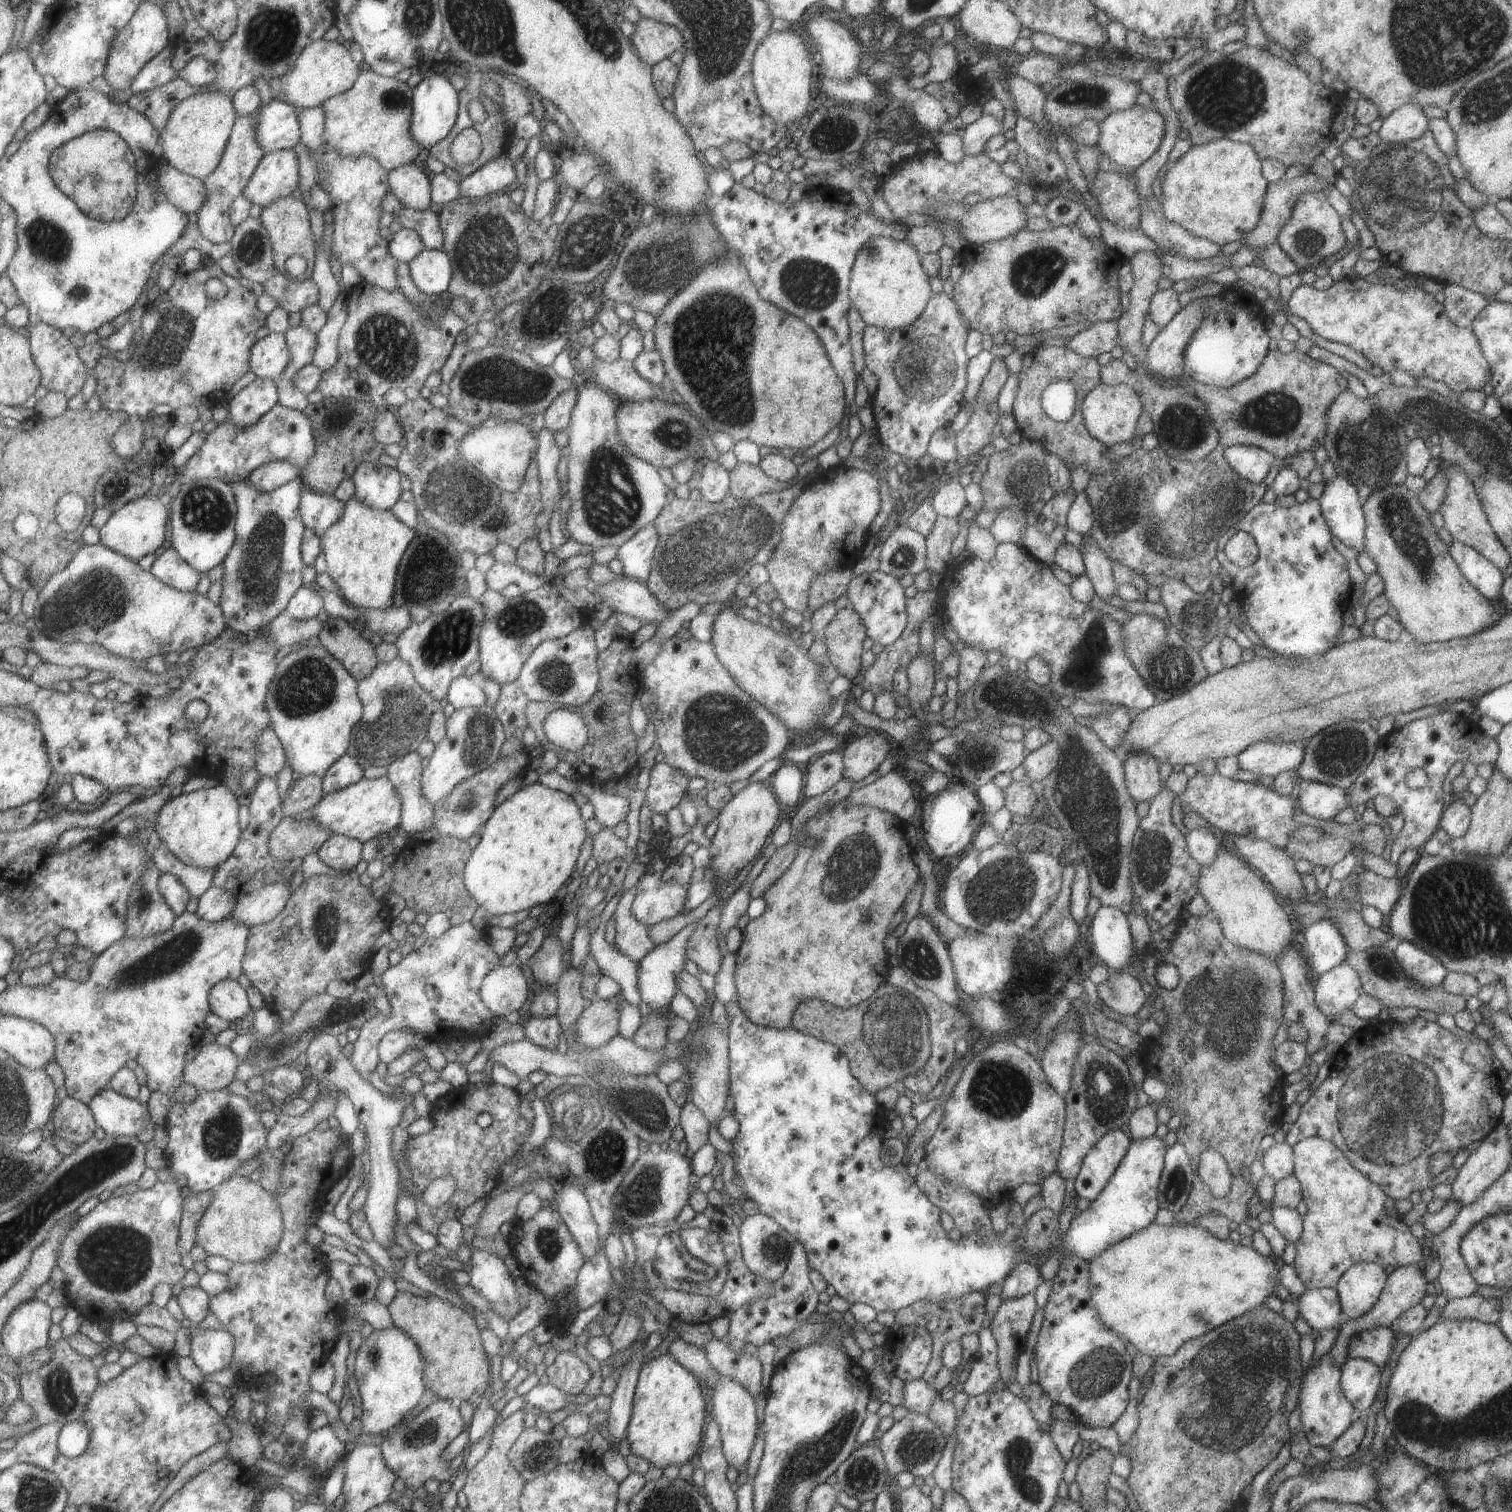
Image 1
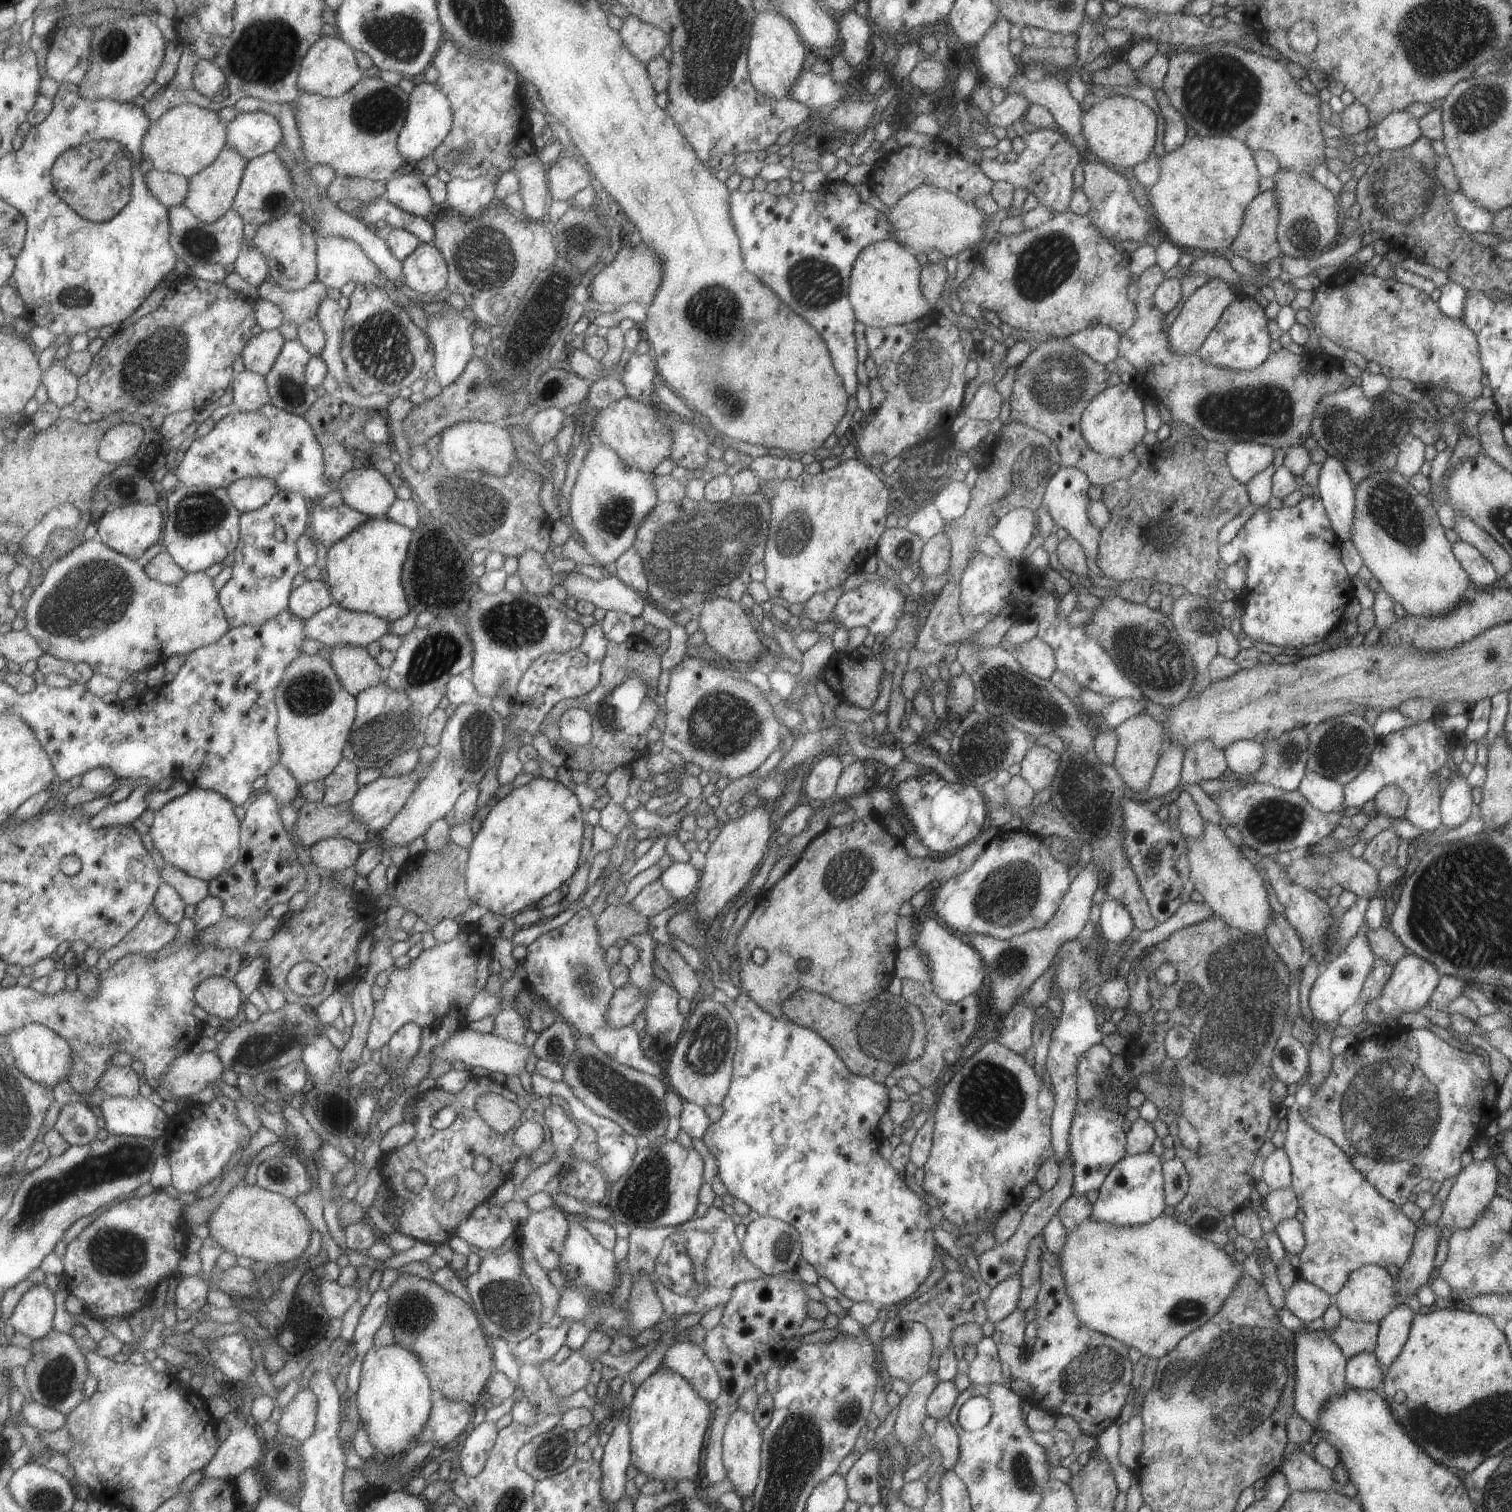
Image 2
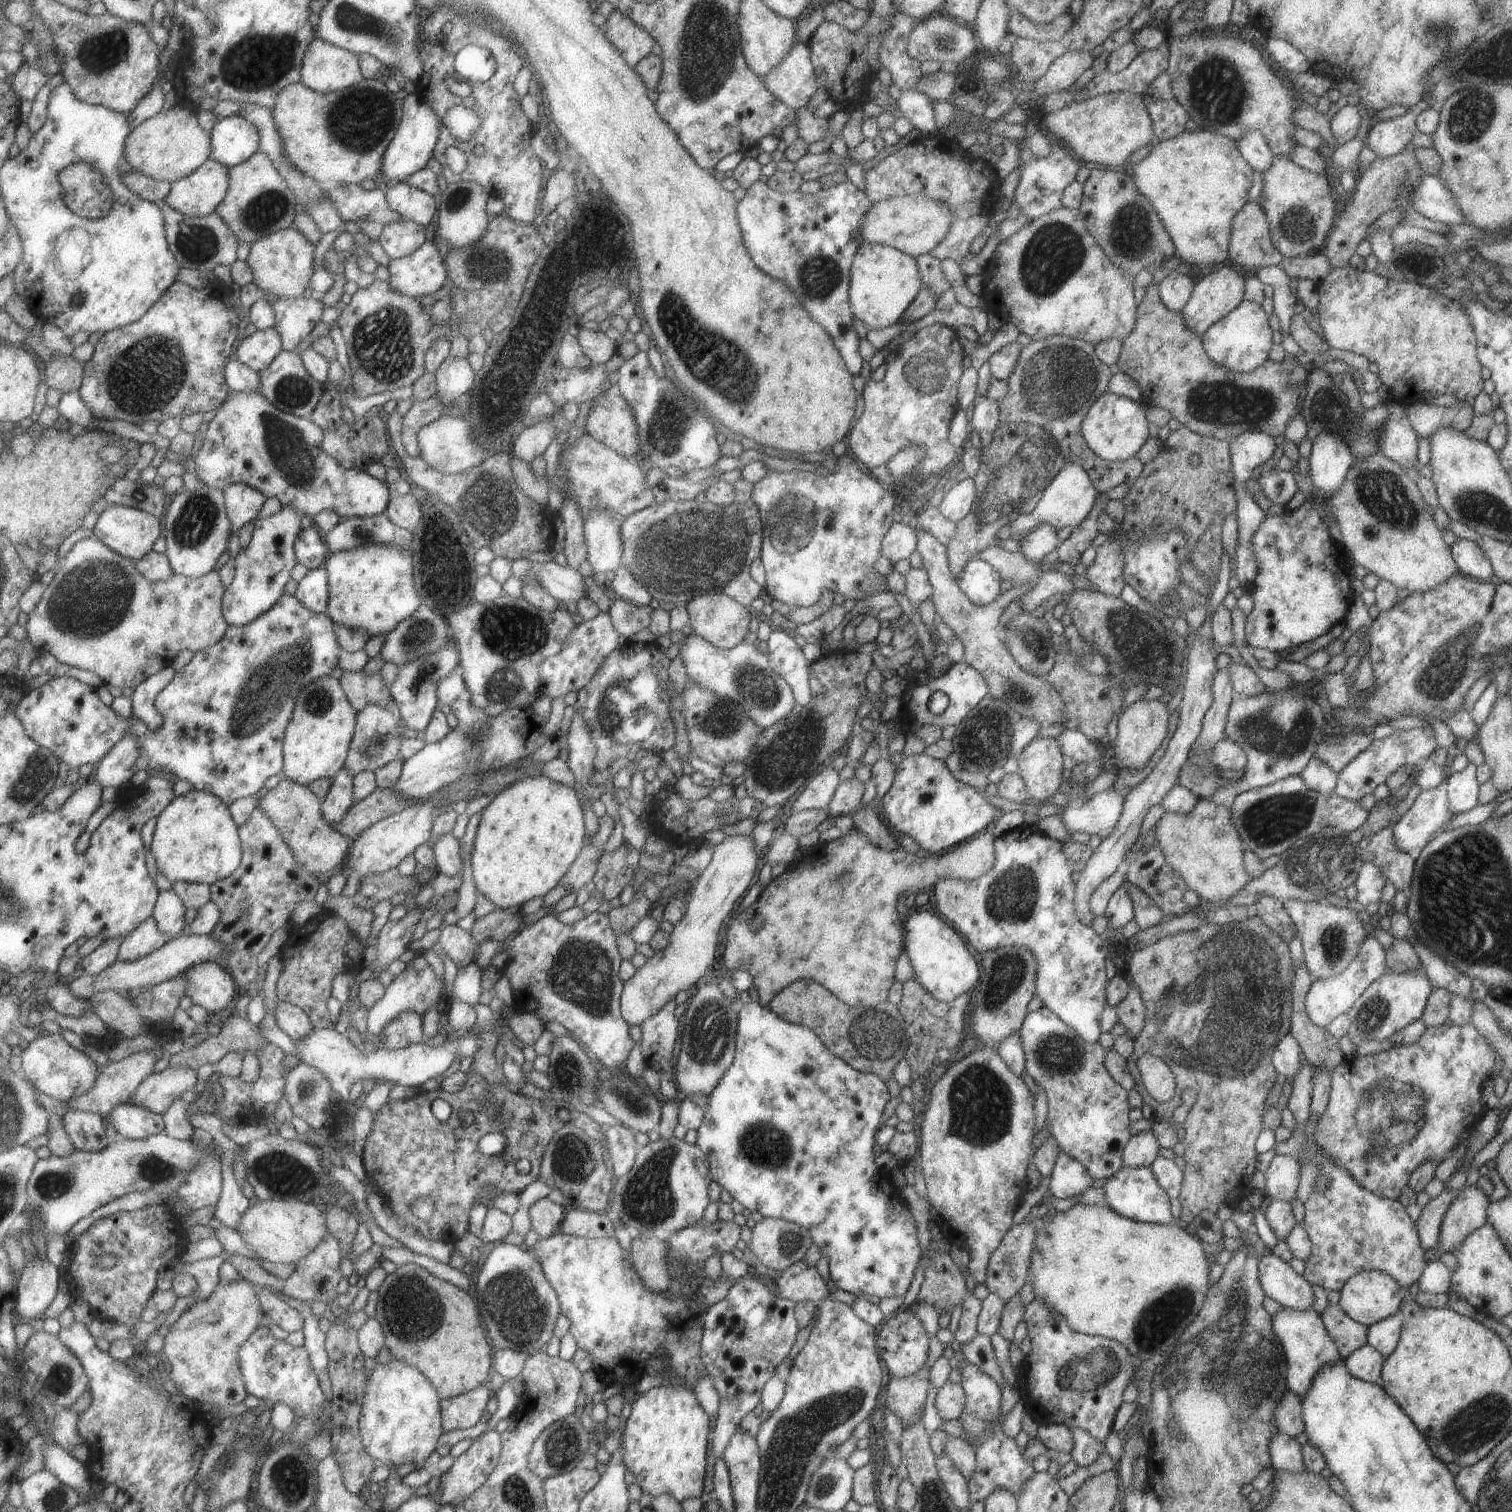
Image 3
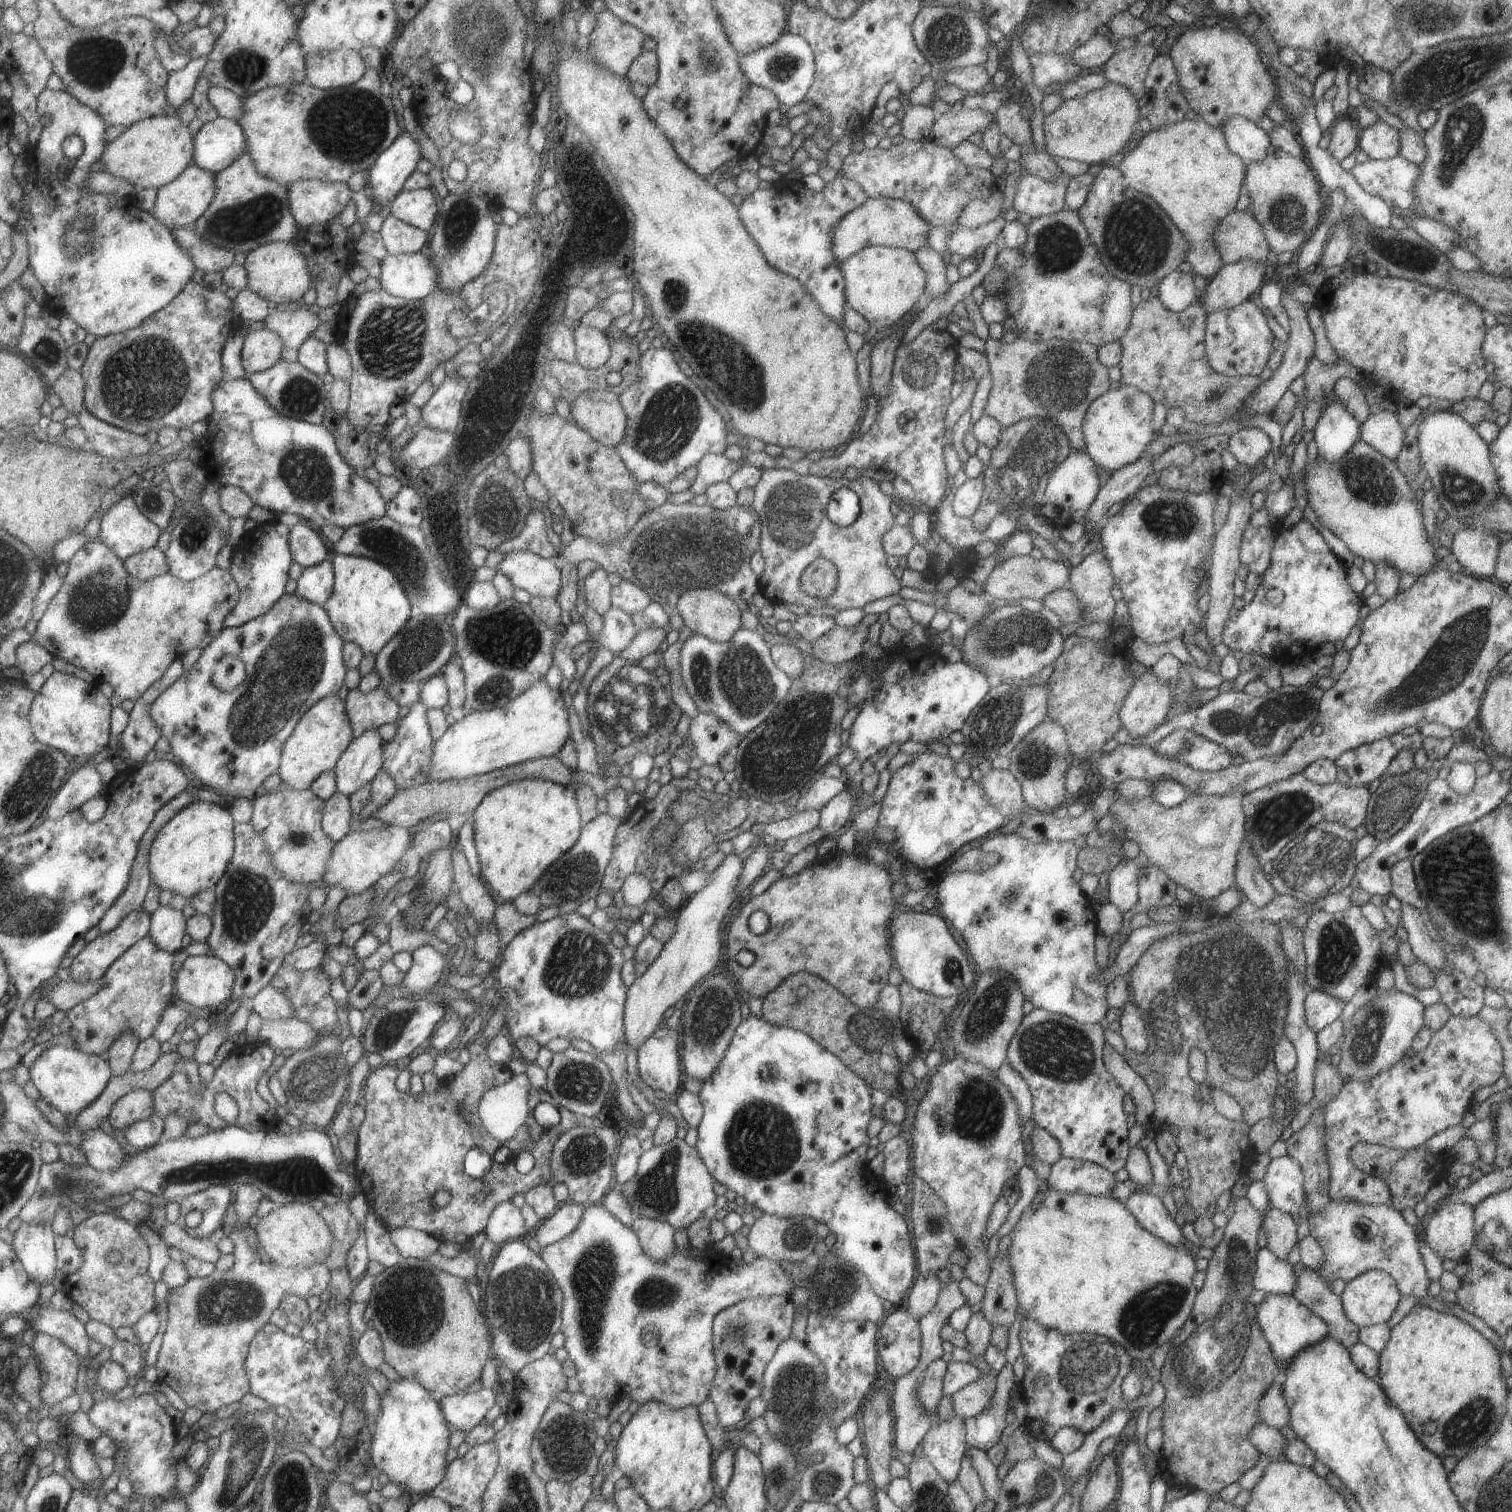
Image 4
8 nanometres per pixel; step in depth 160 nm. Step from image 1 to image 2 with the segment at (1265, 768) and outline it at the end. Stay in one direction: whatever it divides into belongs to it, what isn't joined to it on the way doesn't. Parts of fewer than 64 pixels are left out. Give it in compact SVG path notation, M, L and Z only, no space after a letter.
M1239 739L1222 748L1226 765L1233 774L1249 776L1261 765L1264 746L1252 740Z

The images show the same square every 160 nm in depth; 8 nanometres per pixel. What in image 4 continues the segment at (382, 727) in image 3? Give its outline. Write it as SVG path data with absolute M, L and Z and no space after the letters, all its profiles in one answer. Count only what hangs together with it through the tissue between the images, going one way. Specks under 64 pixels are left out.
M377 731L354 739L336 766L338 791L351 796L378 777L384 769L384 744Z

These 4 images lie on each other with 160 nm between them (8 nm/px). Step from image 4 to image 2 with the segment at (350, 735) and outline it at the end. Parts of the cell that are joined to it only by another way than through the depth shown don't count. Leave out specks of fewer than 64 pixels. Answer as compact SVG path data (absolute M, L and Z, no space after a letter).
M307 653L287 669L276 698L282 763L301 785L325 780L345 757L344 750L357 716L358 698L343 686L331 660L327 662L319 654Z

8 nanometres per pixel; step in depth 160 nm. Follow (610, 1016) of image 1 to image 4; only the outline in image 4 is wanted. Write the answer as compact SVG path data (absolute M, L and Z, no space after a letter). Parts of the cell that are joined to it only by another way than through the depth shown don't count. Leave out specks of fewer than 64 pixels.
M736 854L726 855L725 859L710 874L708 883L686 900L675 914L675 932L662 945L657 958L637 976L626 989L624 1041L632 1049L639 1049L655 1029L663 1023L665 1013L681 997L687 997L692 986L703 977L719 969L721 956L721 938L719 926L727 908L735 899L733 887L741 872L741 863Z

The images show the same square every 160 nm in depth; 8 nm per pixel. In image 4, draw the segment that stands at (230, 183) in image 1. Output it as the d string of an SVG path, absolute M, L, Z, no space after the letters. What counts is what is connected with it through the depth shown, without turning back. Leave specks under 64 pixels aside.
M195 164L178 176L173 182L157 191L154 215L169 228L187 227L199 220L211 206L217 192L216 175Z

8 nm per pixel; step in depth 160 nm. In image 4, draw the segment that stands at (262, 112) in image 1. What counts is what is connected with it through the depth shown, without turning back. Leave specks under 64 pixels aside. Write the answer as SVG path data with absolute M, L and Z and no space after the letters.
M227 117L206 122L194 137L194 164L215 175L247 152L244 128Z

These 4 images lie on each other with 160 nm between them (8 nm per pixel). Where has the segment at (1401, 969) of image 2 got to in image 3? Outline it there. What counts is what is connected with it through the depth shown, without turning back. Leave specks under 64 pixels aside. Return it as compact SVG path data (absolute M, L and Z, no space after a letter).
M1421 970L1404 973L1383 972L1377 980L1367 986L1366 990L1363 990L1361 996L1346 1012L1350 1020L1348 1037L1355 1045L1365 1040L1386 1040L1397 1030L1421 1018L1428 994L1432 990L1428 978Z

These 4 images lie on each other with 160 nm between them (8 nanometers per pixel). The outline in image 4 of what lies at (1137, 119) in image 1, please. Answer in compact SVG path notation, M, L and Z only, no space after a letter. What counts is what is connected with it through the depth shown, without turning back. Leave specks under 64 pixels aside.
M1107 81L1106 85L1099 89L1090 90L1083 96L1065 99L1053 112L1044 115L1042 130L1045 140L1045 148L1053 158L1067 158L1077 160L1085 164L1097 163L1111 164L1119 158L1129 147L1131 132L1137 128L1137 119L1140 116L1136 98L1120 84Z

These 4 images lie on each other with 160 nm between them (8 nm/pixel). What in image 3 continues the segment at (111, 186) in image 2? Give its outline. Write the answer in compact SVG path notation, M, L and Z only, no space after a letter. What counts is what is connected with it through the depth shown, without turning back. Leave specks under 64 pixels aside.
M81 161L60 174L67 206L88 219L106 217L114 205L114 192L96 167Z

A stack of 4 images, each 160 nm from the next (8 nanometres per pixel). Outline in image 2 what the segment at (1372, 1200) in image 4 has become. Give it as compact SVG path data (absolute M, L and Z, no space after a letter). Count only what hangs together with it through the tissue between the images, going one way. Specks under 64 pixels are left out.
M1397 1027L1389 1030L1382 1029L1379 1033L1368 1040L1356 1040L1347 1046L1343 1052L1333 1056L1331 1072L1327 1075L1323 1084L1313 1090L1311 1101L1307 1109L1299 1108L1303 1120L1316 1130L1319 1134L1326 1136L1335 1143L1349 1158L1351 1164L1363 1175L1363 1178L1375 1187L1375 1190L1383 1198L1401 1206L1407 1202L1409 1193L1413 1192L1413 1187L1421 1180L1429 1178L1432 1182L1443 1182L1446 1178L1455 1176L1460 1171L1459 1156L1469 1149L1469 1144L1479 1136L1483 1136L1485 1127L1499 1115L1495 1106L1498 1093L1498 1085L1489 1073L1489 1061L1485 1056L1478 1055L1477 1050L1461 1051L1450 1046L1445 1040L1437 1037L1432 1029L1410 1029Z

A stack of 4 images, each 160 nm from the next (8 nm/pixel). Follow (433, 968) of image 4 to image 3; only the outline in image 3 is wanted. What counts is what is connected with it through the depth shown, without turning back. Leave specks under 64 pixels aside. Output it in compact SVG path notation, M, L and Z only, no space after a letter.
M417 955L412 963L404 968L404 971L397 976L394 981L387 987L385 996L369 1010L367 1019L367 1031L372 1039L382 1040L383 1032L388 1024L398 1017L402 1012L415 1011L424 1015L427 1009L439 1005L442 1000L441 982L437 974L433 972L433 966L422 956Z

